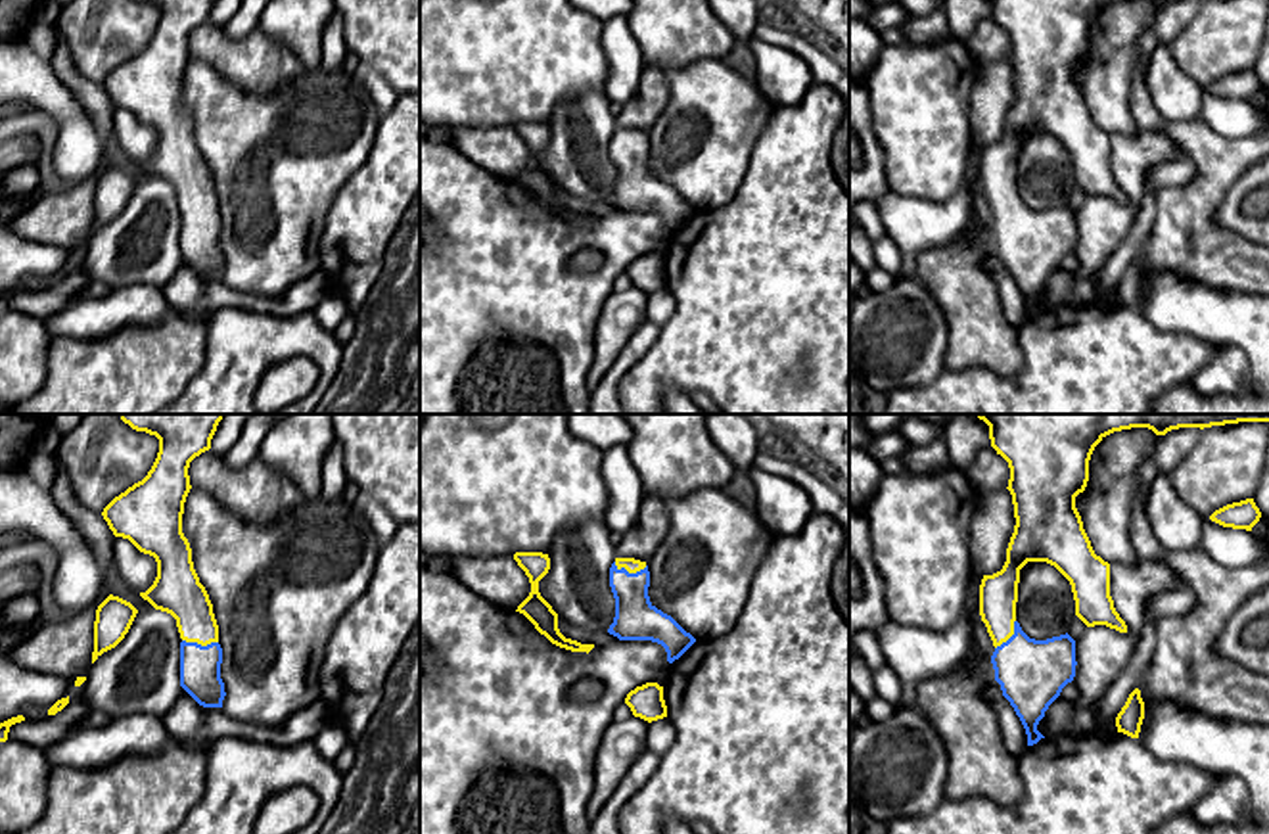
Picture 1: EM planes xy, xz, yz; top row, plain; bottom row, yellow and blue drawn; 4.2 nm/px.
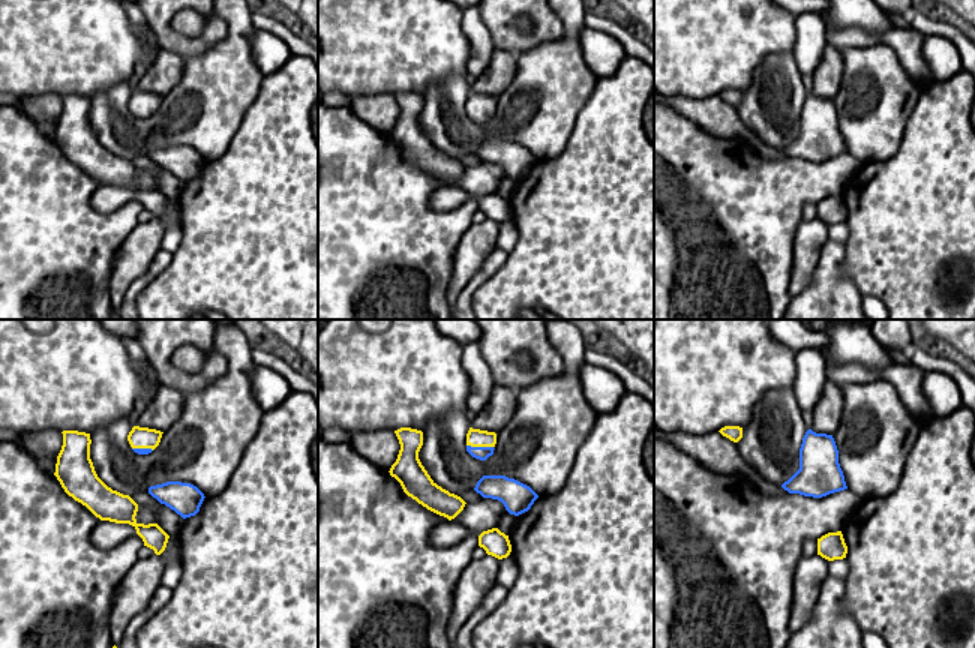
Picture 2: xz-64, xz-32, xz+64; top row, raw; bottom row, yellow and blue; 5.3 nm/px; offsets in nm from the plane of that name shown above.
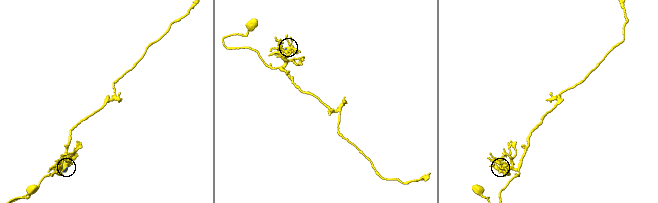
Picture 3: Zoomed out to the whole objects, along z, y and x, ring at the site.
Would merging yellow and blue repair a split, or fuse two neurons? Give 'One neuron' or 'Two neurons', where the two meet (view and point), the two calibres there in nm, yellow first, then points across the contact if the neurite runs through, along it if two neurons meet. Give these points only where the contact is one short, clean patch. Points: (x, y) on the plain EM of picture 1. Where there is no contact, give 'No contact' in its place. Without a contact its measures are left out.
One neuron. Touches yellow at xy (200, 213). Thickness 200 nm (yellow) against 180 nm. Path across: xy (177, 160), (194, 183), (200, 213), (200, 236)

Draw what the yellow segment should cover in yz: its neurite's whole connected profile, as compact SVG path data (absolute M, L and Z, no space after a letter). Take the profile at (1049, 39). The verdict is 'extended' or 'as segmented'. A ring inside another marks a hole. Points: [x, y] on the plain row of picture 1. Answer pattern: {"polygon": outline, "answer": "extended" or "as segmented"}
{"polygon": "M989 0L991 17L1010 38L1008 61L1014 75L1014 104L1001 142L983 146L980 155L980 186L993 211L991 234L1003 266L1020 288L1027 316L1045 309L1037 295L1062 259L1075 247L1075 211L1066 203L1047 211L1029 209L1016 192L1020 140L1027 132L1054 136L1072 155L1075 186L1087 196L1106 196L1127 203L1125 192L1110 167L1110 134L1095 125L1075 79L1075 67L1089 52L1089 31L1095 17L1121 0Z", "answer": "extended"}

